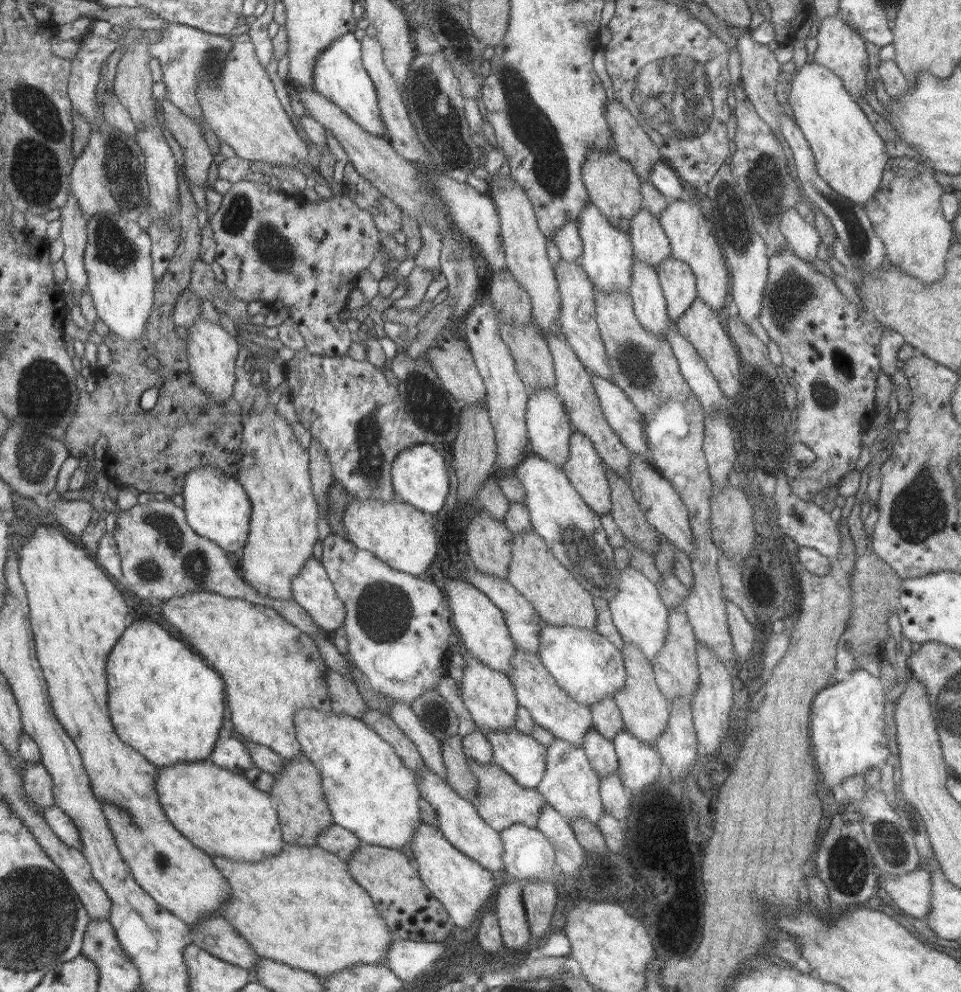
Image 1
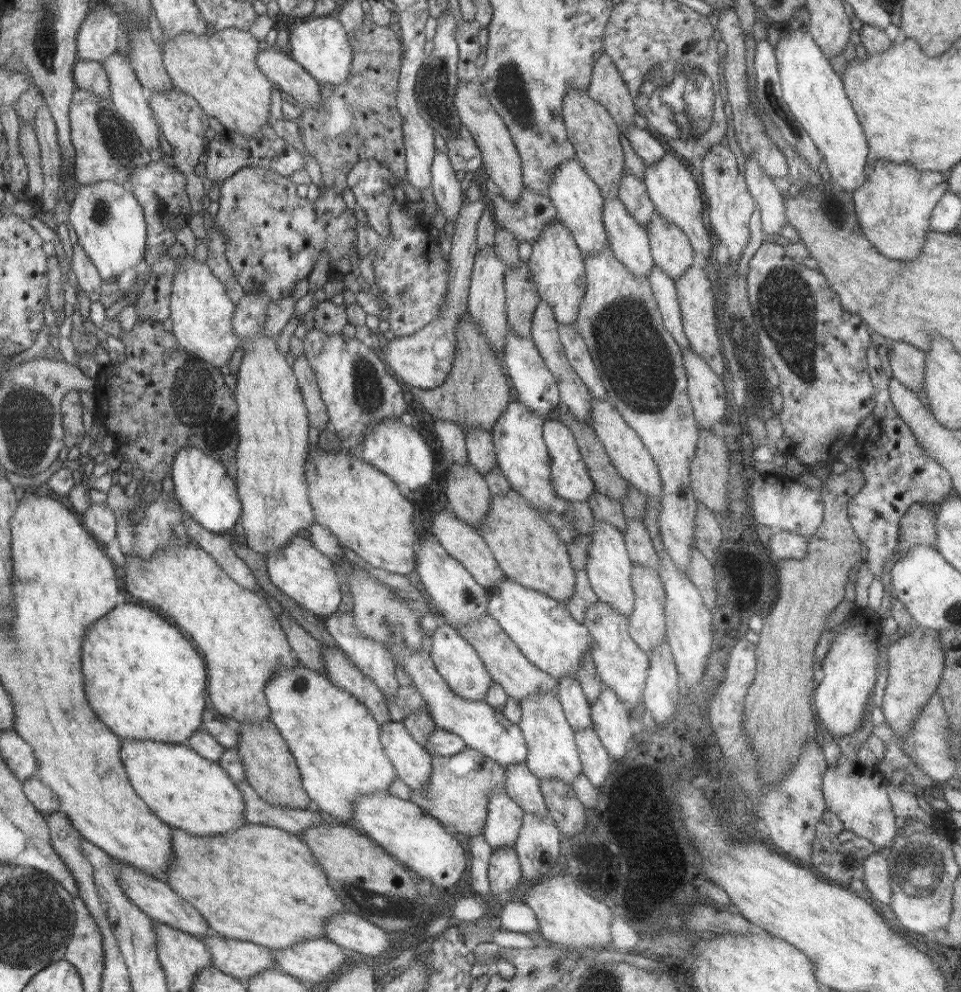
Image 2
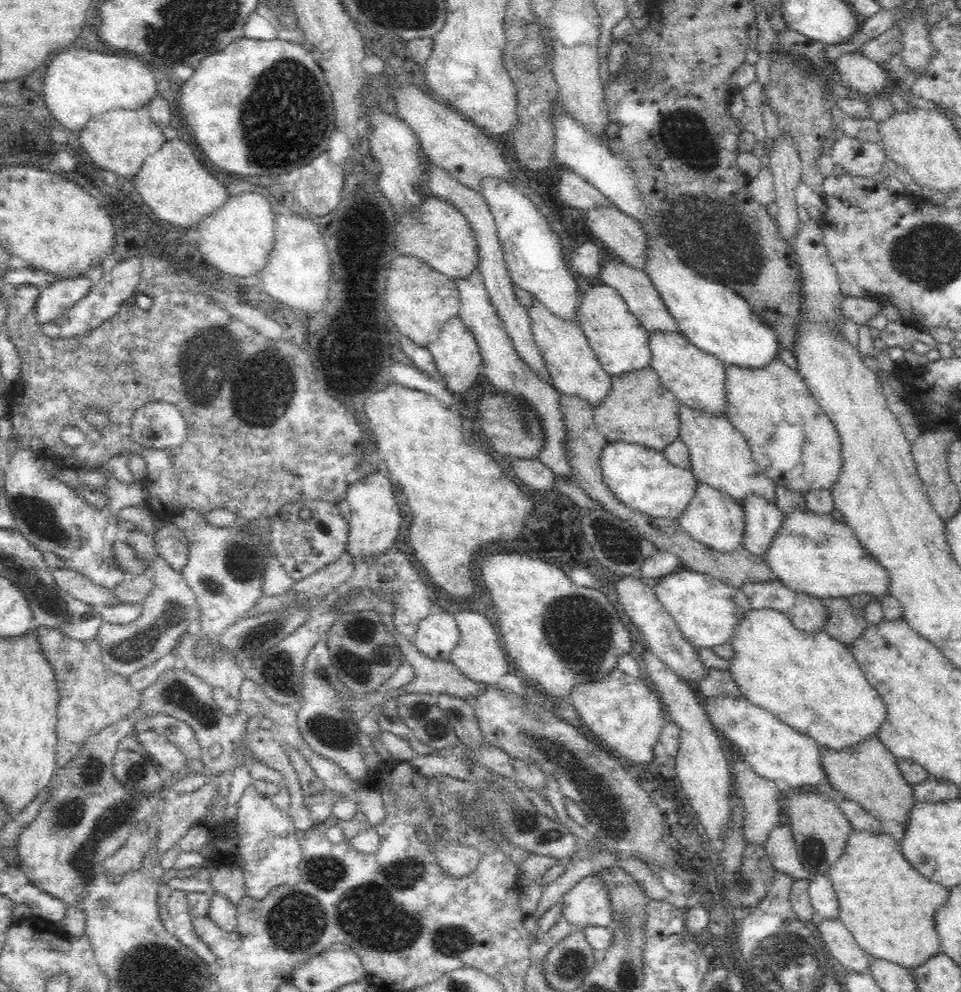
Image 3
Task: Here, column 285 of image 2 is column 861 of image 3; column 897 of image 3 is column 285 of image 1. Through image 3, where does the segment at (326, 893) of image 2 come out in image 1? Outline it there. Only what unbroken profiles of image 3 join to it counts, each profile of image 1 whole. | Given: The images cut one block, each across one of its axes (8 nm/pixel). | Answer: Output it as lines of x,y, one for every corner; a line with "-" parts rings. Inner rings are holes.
287,842
283,852
261,862
235,860
219,854
213,854
213,860
227,876
233,892
217,914
227,918
261,956
281,960
283,964
291,964
291,968
317,976
333,976
361,962
383,964
385,950
391,944
391,932
385,928
379,912
375,912
375,904
371,904
367,890
351,874
349,862
339,854
325,850
319,844

